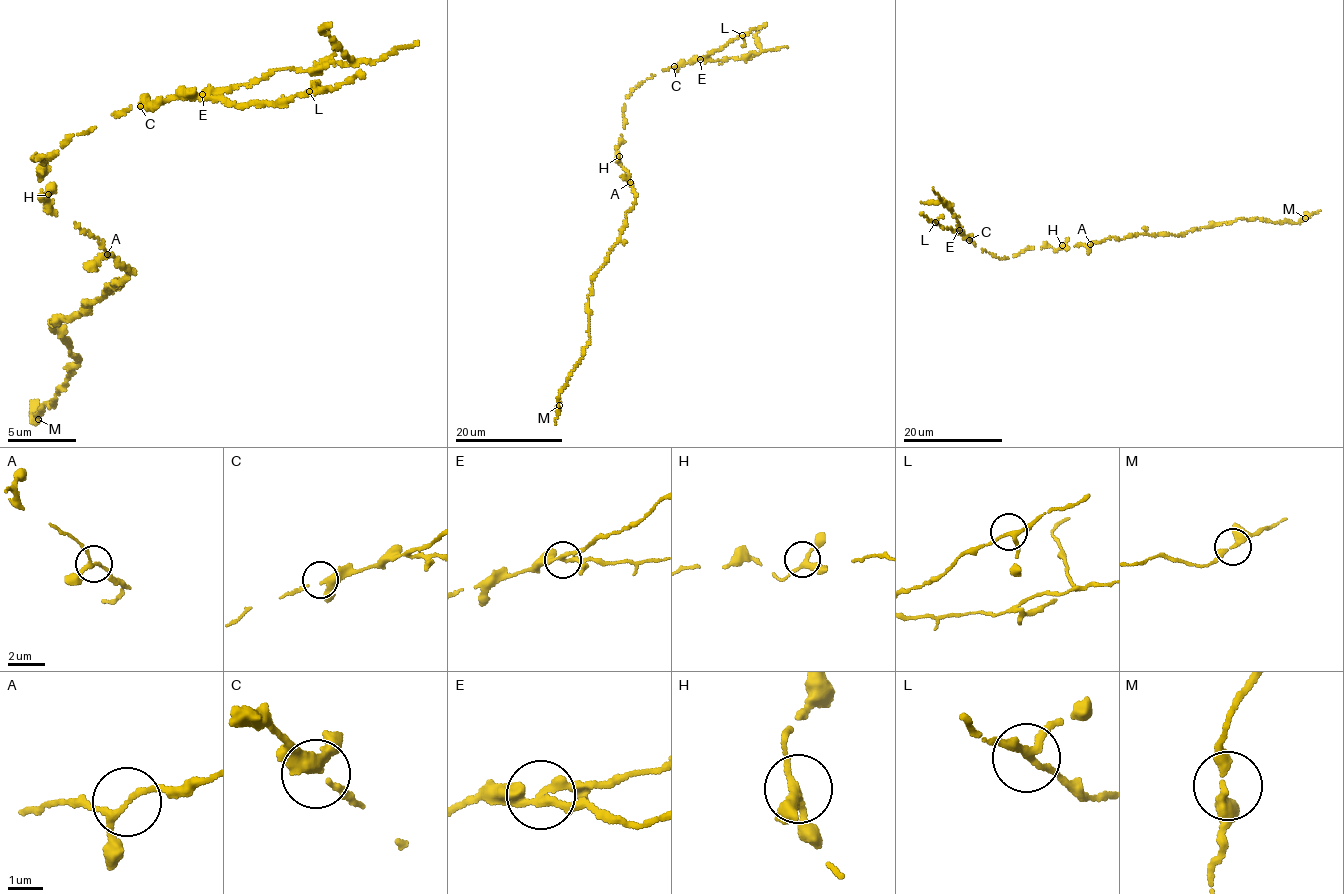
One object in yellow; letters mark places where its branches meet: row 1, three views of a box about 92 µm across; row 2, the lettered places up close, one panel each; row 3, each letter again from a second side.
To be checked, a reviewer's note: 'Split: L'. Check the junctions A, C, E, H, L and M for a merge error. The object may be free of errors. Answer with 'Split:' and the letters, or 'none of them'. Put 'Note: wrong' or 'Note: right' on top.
Note: wrong
Split: E

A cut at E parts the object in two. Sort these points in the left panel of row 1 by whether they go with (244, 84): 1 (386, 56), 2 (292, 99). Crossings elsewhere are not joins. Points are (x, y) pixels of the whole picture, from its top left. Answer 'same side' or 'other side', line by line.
1: same side
2: other side

